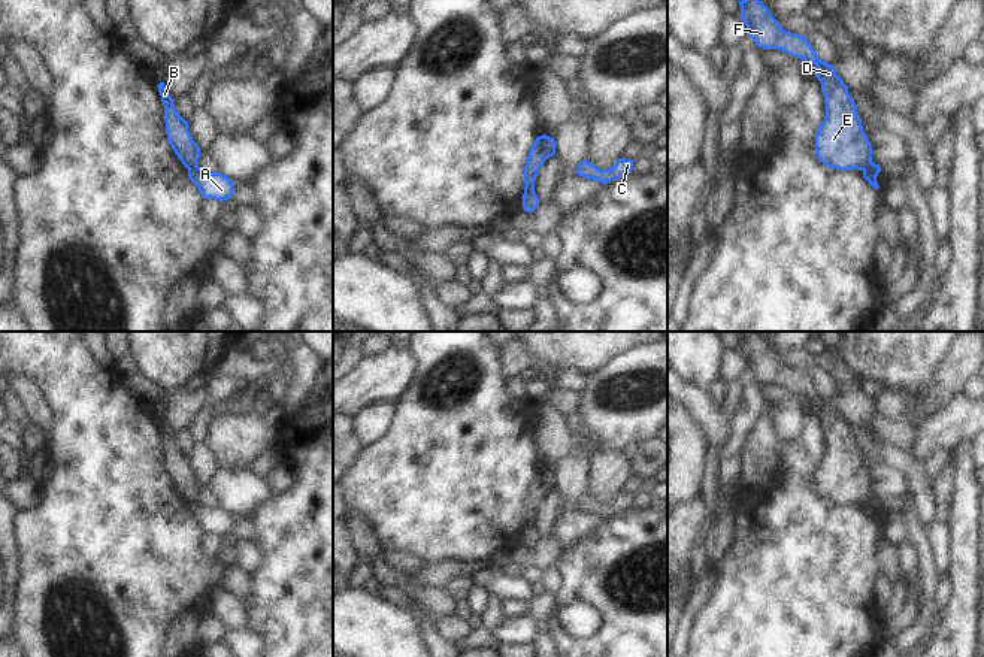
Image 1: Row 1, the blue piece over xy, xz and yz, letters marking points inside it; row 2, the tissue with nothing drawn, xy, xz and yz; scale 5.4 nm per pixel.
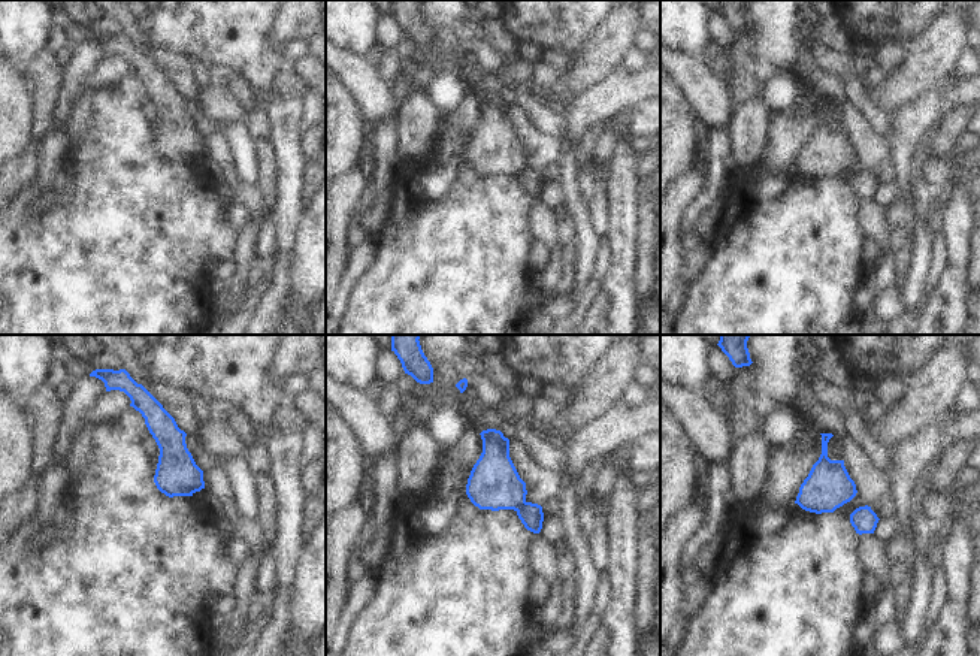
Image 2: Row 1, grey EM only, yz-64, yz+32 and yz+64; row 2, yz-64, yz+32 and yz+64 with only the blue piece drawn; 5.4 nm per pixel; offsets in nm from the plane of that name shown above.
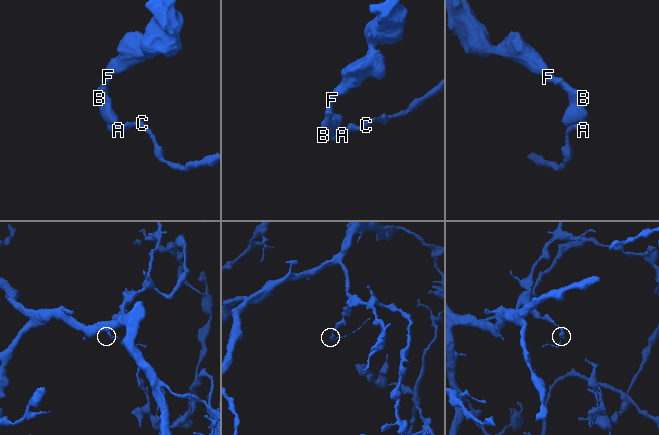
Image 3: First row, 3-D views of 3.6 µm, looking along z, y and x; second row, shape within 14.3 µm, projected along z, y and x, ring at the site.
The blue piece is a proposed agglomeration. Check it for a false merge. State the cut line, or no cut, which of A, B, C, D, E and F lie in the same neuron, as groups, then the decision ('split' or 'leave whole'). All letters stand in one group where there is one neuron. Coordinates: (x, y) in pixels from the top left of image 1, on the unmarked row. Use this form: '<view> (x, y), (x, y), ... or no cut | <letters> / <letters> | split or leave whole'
xz (533, 524), (524, 527) | A C / B D E F | split

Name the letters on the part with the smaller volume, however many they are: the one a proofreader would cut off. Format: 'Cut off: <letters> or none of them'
Cut off: A, C

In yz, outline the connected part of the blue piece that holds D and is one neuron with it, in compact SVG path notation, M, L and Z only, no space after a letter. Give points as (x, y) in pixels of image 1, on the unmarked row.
M759 331L739 336L747 369L763 384L781 384L791 391L814 397L826 438L826 451L815 469L818 494L838 505L863 505L872 497L872 479L863 467L857 440L835 400L821 396L800 369L785 366Z

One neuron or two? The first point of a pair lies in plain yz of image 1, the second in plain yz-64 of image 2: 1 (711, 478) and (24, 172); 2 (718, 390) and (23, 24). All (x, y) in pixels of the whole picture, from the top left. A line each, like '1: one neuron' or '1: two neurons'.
1: two neurons
2: two neurons

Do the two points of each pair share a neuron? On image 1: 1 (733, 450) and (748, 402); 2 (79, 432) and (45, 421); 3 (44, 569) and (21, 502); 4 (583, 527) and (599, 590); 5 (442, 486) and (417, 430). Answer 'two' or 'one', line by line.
1: one
2: two
3: two
4: two
5: one

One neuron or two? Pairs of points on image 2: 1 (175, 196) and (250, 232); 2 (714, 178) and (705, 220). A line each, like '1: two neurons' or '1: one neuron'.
1: two neurons
2: two neurons

